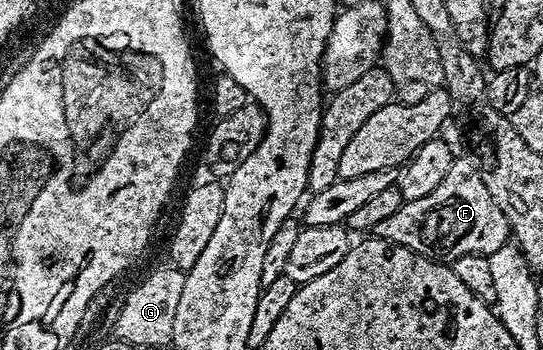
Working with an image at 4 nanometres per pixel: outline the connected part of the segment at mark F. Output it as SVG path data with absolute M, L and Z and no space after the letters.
M455 159L449 174L425 198L404 200L401 210L377 222L374 235L436 262L450 262L465 254L491 256L501 250L512 239L511 227L497 202L489 198L474 159L466 159Z

